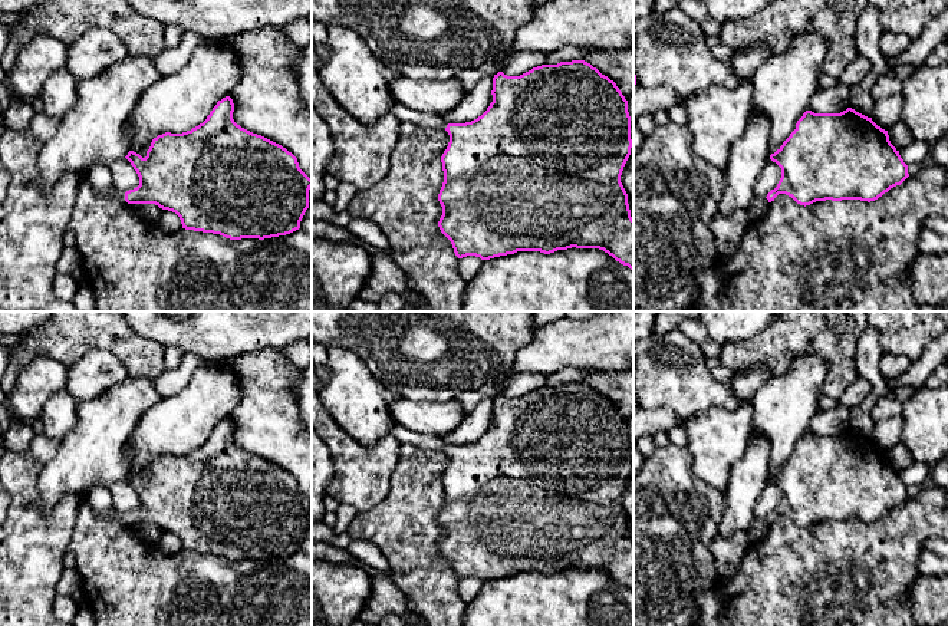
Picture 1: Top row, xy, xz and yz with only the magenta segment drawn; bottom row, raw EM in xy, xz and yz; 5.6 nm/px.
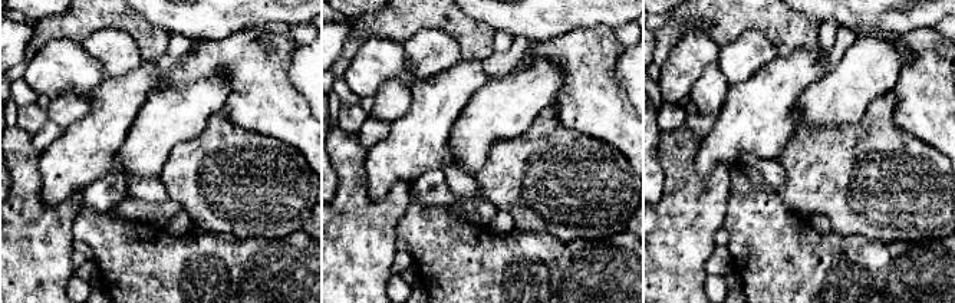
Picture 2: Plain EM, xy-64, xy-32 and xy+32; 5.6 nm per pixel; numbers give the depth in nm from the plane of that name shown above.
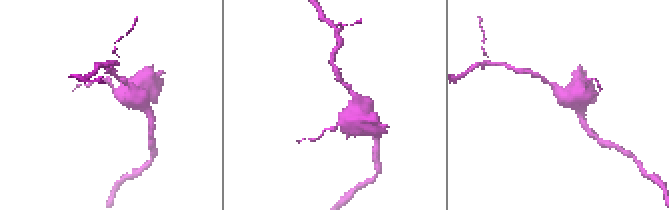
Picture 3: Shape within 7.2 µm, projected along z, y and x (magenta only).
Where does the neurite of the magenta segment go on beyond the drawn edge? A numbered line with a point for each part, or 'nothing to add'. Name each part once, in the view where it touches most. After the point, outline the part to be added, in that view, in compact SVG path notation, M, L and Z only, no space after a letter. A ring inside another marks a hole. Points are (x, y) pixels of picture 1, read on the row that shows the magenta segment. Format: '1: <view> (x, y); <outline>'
nothing to add

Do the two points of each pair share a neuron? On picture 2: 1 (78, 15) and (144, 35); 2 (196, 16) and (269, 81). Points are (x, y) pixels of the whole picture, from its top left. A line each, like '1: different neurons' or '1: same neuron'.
1: same neuron
2: different neurons

